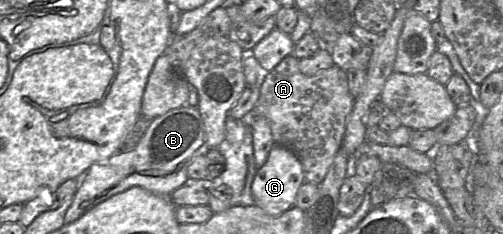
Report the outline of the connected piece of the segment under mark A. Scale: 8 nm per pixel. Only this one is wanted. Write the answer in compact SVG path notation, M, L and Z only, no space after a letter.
M289 55L271 71L265 72L259 97L251 115L262 116L268 120L274 143L287 147L298 157L305 182L319 185L341 149L346 122L352 112L355 98L349 91L347 71L333 65L315 75L307 76L299 70L298 64L299 59Z

